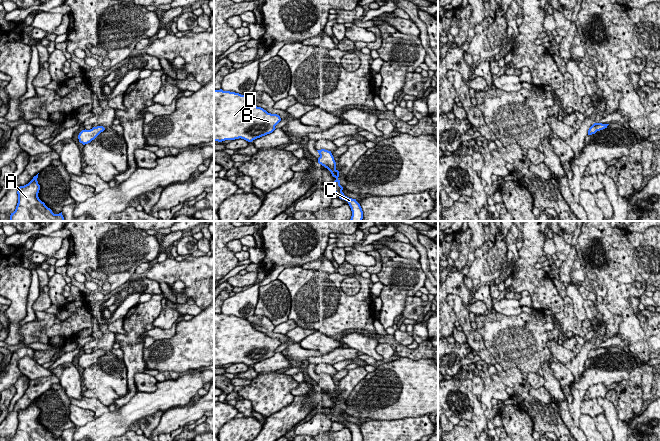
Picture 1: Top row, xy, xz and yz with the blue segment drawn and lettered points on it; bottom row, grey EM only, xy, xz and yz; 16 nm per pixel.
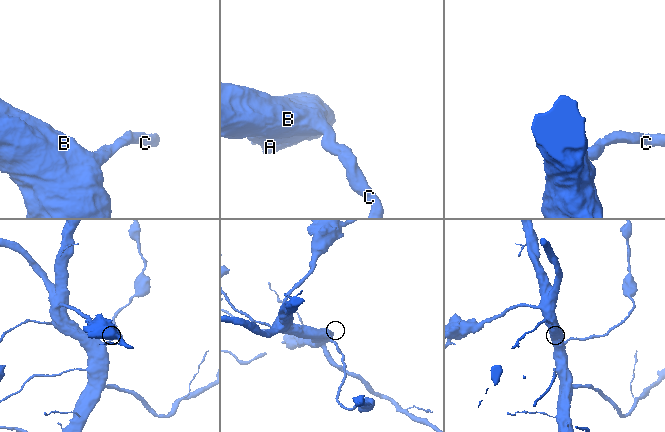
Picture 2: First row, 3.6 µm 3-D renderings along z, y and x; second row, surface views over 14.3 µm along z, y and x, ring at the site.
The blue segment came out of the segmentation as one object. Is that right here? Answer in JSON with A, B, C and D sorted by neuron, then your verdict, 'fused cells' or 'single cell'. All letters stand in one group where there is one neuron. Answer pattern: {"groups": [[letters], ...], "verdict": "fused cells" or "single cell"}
{"groups": [["A", "B", "C", "D"]], "verdict": "single cell"}

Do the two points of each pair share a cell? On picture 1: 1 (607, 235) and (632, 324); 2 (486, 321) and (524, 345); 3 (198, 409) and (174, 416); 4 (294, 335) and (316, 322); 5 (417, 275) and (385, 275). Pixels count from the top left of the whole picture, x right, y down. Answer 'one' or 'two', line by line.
1: one
2: one
3: one
4: two
5: one

